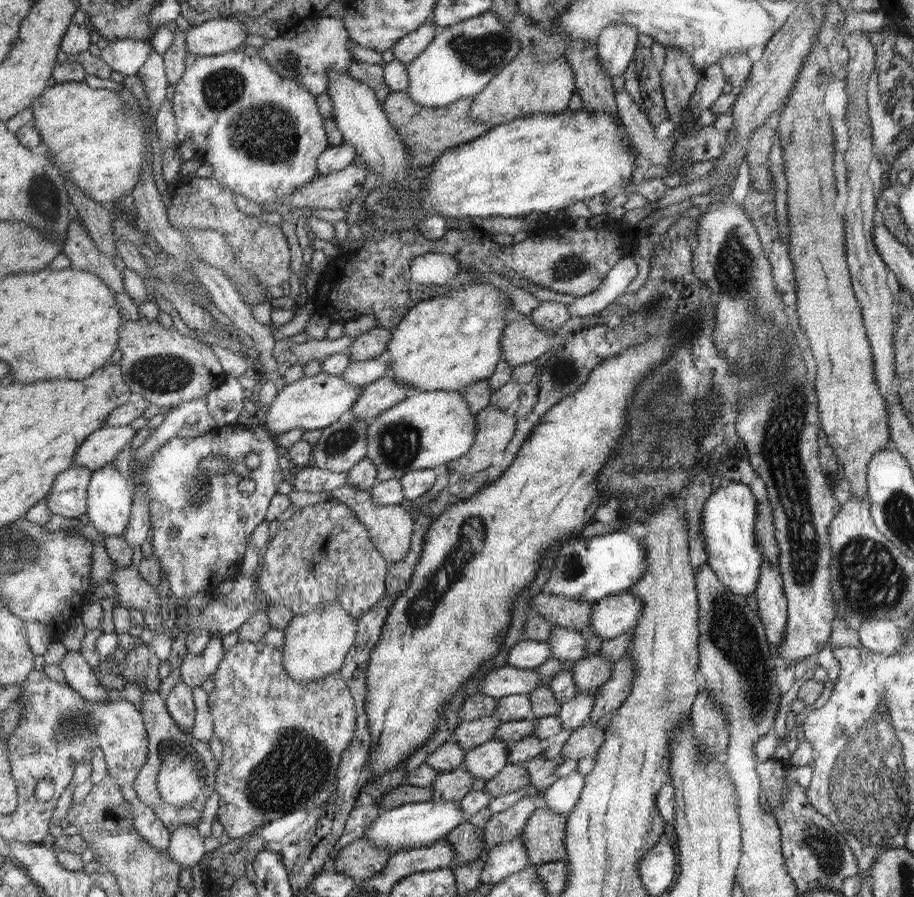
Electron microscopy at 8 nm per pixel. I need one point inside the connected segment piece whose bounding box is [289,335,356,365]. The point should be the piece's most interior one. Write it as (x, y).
(313, 349)

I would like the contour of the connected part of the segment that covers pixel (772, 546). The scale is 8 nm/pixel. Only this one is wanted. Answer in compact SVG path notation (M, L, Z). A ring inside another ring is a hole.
M758 499L757 513L757 543L761 547L764 560L771 562L775 567L777 567L779 548L775 537L771 505L766 501L761 501Z

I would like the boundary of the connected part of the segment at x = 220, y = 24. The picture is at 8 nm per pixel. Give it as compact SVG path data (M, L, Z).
M222 16L186 31L186 48L196 56L221 55L241 47L248 37L242 17Z

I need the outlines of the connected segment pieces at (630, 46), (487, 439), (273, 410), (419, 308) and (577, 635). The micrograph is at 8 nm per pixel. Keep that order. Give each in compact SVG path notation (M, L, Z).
M612 23L598 36L597 53L603 71L610 77L623 76L638 48L638 30L631 24Z
M488 406L474 415L476 416L477 432L472 448L464 456L447 463L447 469L452 480L470 480L477 472L487 470L492 466L492 456L496 452L506 451L508 444L512 442L514 434L516 434L517 417L515 415L509 416L501 408Z
M320 373L317 376L303 377L276 394L275 399L261 413L262 424L272 435L290 432L294 428L318 430L333 425L345 412L351 410L361 395L362 387L354 387L342 376Z
M474 284L444 296L422 300L410 308L400 324L390 330L391 339L384 352L384 357L389 360L388 375L396 383L421 392L463 392L470 384L489 379L502 360L501 338L504 336L509 302L508 293L505 294L490 284Z
M554 627L548 640L551 656L560 660L578 661L586 650L586 635L573 629Z

